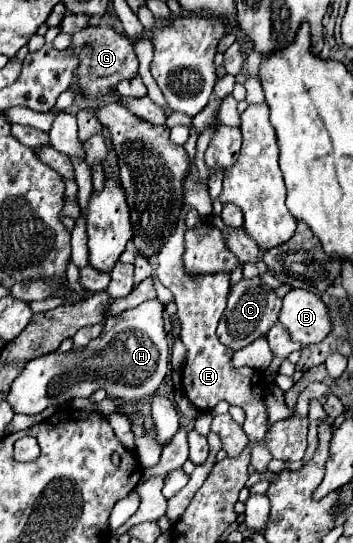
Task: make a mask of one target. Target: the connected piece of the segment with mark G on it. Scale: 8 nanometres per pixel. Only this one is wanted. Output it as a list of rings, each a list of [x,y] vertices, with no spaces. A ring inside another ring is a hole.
[[[89,26],[89,28],[85,28],[85,32],[73,34],[71,50],[77,52],[77,56],[81,60],[81,64],[77,68],[77,78],[89,100],[99,100],[117,82],[131,80],[137,76],[139,60],[133,52],[133,44],[123,34],[117,34],[109,26]]]

